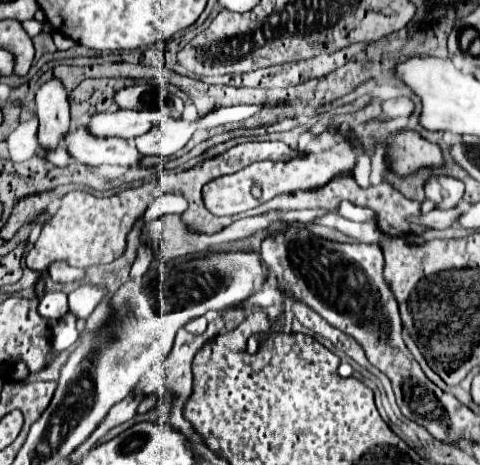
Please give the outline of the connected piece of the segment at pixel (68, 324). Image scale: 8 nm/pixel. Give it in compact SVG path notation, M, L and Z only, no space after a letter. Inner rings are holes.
M70 312L60 318L52 336L52 350L60 353L72 346L79 338L76 329L77 318Z

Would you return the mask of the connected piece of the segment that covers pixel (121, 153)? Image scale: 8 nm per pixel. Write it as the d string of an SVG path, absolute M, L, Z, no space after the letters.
M72 128L66 134L64 142L72 158L88 166L108 164L108 166L134 168L134 166L140 166L144 158L144 154L140 154L132 142L126 142L122 138L88 136L84 128Z

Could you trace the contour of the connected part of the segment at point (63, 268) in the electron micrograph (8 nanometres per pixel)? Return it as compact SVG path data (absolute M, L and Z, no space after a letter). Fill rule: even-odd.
M54 262L54 264L50 266L48 274L50 274L50 278L52 278L54 282L72 282L72 280L78 280L78 278L82 278L84 270L72 268L72 266L68 266L68 264L62 264L62 262Z

